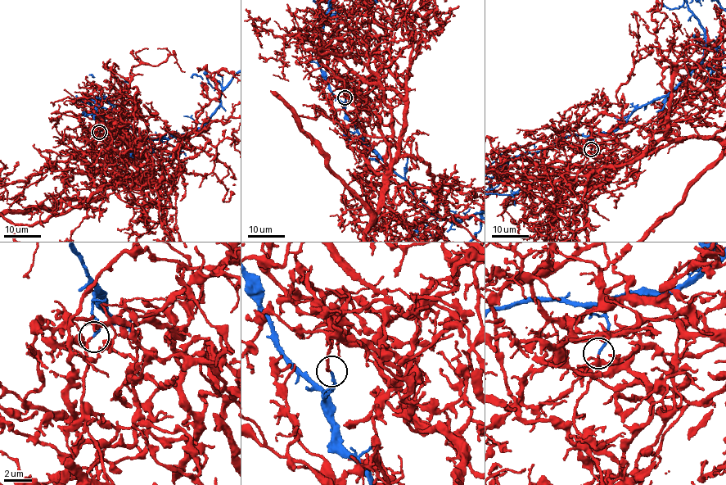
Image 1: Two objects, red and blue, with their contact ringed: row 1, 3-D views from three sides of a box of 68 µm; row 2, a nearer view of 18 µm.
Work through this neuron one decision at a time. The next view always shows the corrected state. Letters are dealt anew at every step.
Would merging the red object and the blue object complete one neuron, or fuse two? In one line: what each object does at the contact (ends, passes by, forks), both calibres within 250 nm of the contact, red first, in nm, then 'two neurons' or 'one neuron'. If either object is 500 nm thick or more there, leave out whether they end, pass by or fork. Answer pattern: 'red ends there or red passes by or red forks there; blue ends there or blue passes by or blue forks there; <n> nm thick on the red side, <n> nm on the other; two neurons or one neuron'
red ends there; blue ends there; 160 nm thick on the red side, 170 nm on the other; two neurons

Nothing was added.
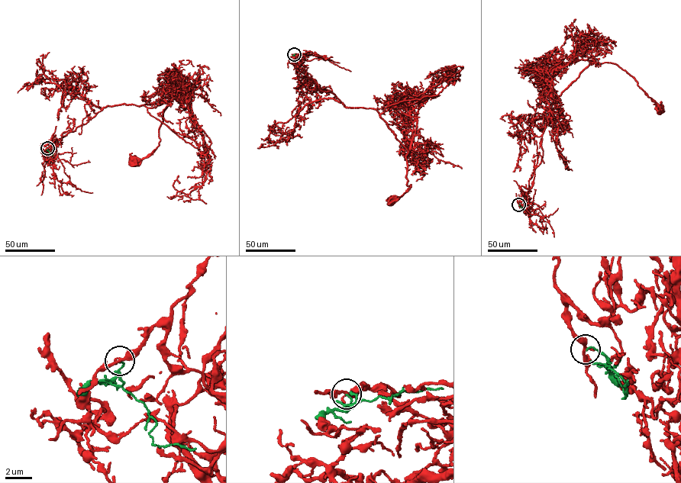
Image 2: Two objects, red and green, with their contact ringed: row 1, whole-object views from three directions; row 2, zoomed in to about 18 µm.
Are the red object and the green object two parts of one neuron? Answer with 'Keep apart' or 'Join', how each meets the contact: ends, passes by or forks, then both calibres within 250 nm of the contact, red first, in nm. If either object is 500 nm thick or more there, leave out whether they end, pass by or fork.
Keep apart. At the ring red passes by. At the ring green ends. Thickness 300 nm (red) against 100 nm

